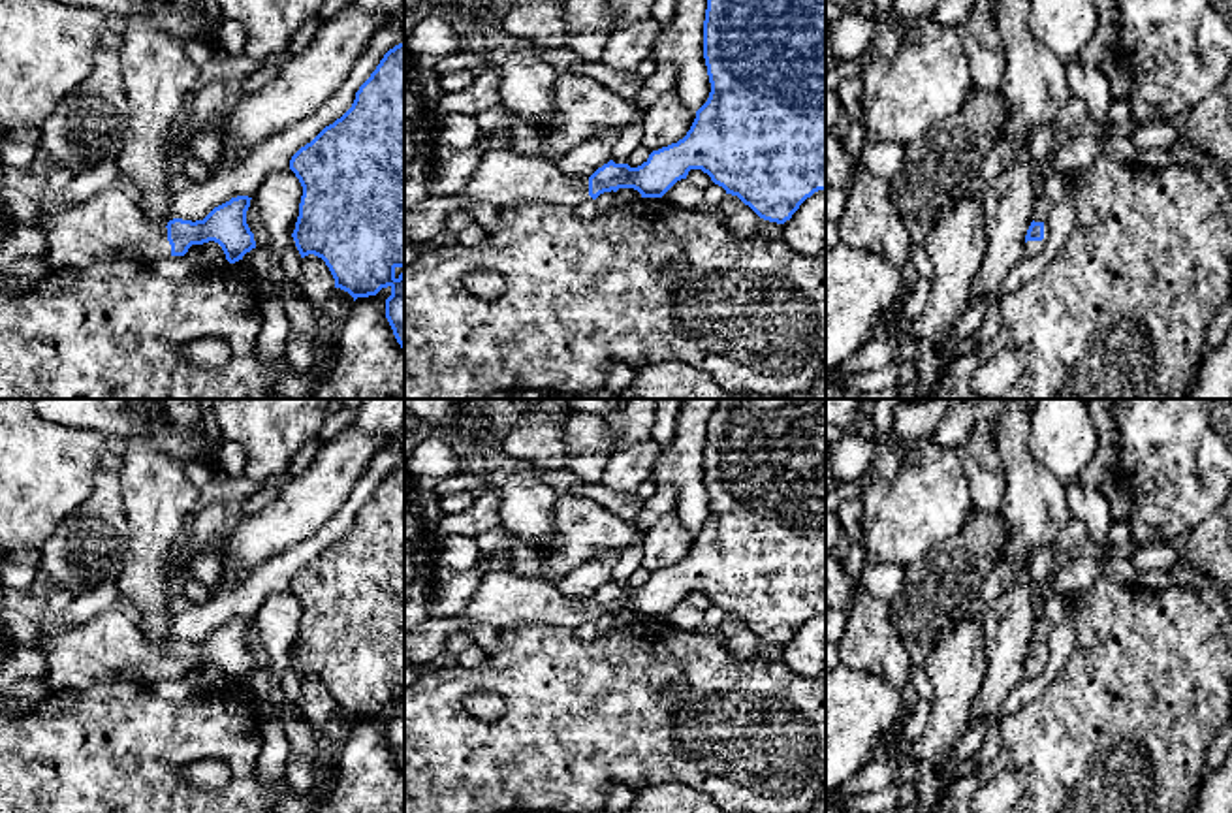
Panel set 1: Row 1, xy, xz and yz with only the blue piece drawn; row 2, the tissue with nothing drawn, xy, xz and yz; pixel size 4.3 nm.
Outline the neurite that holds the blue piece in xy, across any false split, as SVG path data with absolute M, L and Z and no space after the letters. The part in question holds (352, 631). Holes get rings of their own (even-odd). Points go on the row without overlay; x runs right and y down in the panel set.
M404 463L384 476L352 529L292 578L290 591L303 608L292 655L301 679L322 679L354 723L389 708L386 740L404 772Z

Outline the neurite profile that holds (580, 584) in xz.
M602 555L576 566L562 580L559 580L559 591L574 600L589 600L598 589L611 582L617 555Z

